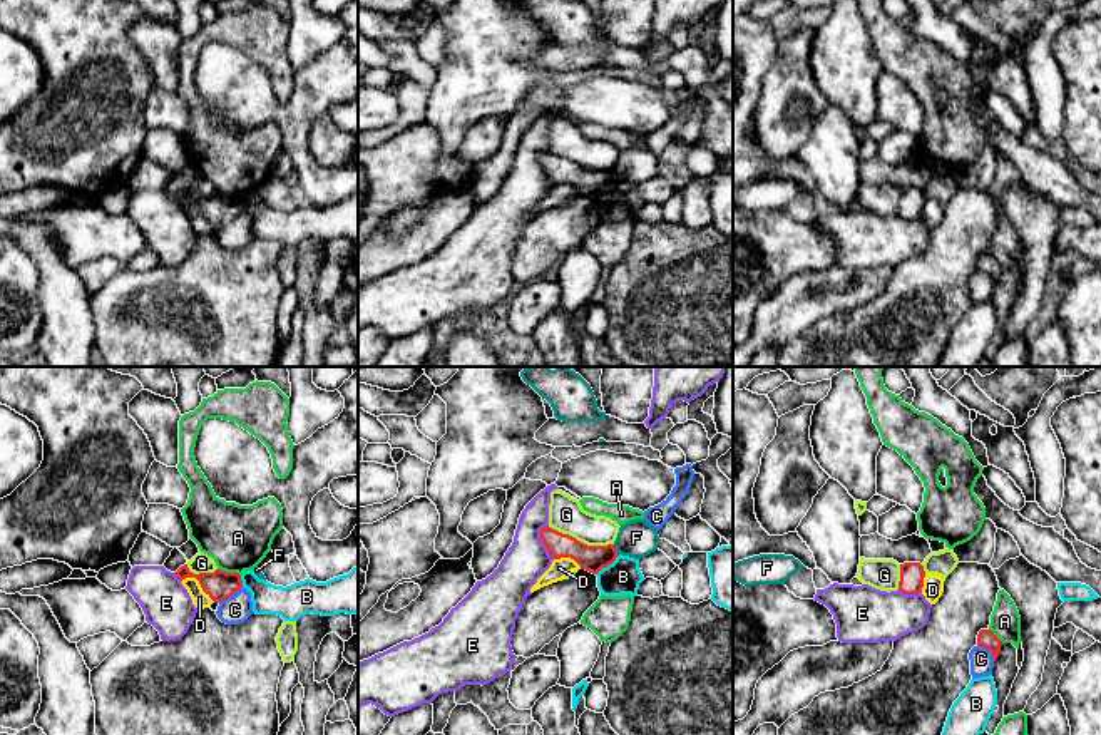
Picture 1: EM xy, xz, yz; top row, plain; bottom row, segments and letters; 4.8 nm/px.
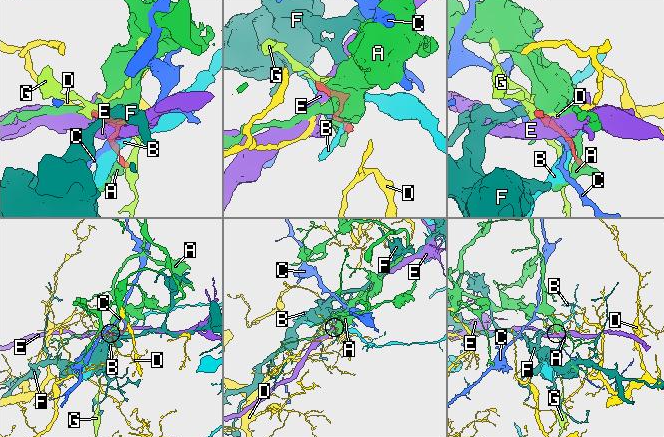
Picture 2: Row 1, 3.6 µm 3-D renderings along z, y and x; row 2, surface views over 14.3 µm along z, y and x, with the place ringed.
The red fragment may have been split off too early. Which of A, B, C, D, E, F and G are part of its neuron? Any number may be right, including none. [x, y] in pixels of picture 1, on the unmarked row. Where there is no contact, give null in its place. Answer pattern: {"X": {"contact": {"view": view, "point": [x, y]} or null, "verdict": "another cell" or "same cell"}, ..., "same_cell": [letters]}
{"A": {"contact": {"view": "xy", "point": [230, 198]}, "verdict": "another cell"}, "B": {"contact": {"view": "xz", "point": [608, 190]}, "verdict": "another cell"}, "C": {"contact": {"view": "xy", "point": [230, 221]}, "verdict": "another cell"}, "D": {"contact": {"view": "xy", "point": [199, 208]}, "verdict": "another cell"}, "E": {"contact": {"view": "xz", "point": [542, 166]}, "verdict": "another cell"}, "F": {"contact": {"view": "xz", "point": [614, 174]}, "verdict": "another cell"}, "G": {"contact": {"view": "xz", "point": [579, 166]}, "verdict": "another cell"}, "same_cell": []}

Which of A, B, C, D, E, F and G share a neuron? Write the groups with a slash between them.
A / B / C / D / E / F / G

